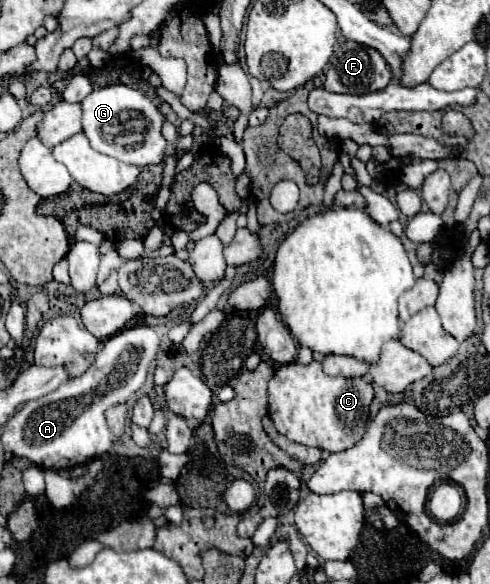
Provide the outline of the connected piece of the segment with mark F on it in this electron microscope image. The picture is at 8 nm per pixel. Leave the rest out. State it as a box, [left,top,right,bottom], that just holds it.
[323,41,393,95]

